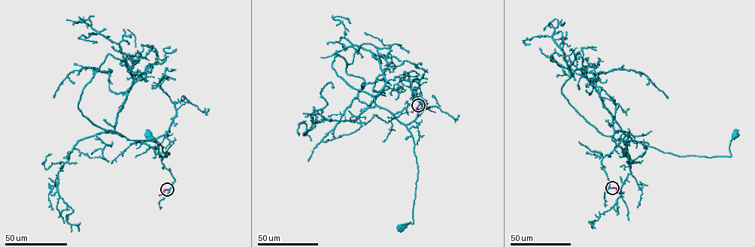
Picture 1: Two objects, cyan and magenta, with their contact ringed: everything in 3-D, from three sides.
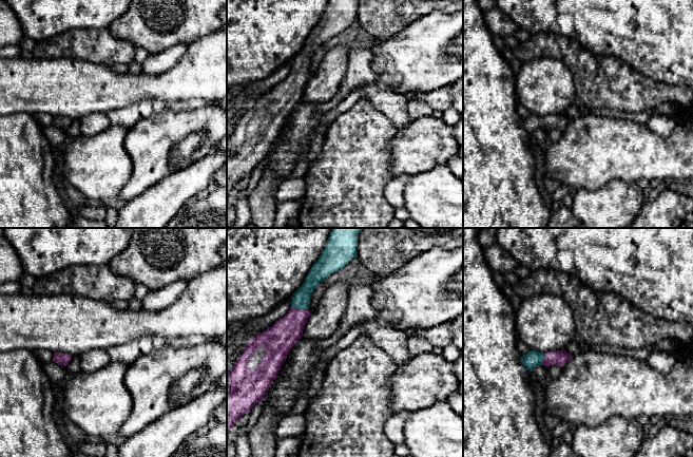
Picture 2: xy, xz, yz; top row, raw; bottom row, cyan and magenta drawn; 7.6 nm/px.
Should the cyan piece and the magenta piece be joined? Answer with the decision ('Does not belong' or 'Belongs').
Belongs

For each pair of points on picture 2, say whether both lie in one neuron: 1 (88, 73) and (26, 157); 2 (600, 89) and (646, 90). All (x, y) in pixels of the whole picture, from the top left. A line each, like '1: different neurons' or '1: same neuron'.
1: different neurons
2: same neuron

